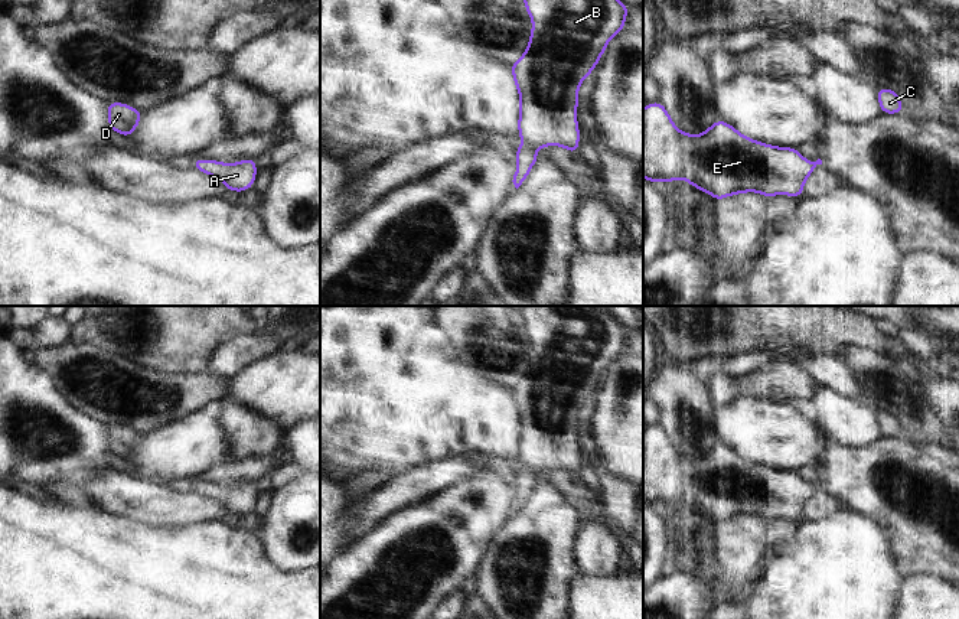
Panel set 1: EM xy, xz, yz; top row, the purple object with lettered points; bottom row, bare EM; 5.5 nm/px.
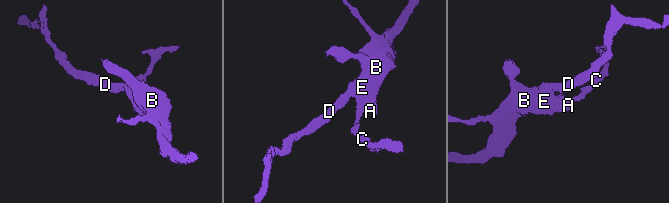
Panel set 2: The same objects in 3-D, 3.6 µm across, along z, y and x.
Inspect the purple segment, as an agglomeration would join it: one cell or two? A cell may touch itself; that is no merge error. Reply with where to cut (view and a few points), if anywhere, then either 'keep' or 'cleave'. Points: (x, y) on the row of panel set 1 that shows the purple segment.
no cut | keep

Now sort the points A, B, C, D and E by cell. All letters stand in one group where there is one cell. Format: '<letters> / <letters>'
A B C D E

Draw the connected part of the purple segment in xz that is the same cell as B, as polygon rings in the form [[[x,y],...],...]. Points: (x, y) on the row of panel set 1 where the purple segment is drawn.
[[[523,0],[523,6],[532,20],[529,43],[523,55],[511,63],[512,78],[519,94],[521,113],[518,117],[518,134],[522,144],[516,153],[516,173],[513,185],[518,189],[538,162],[536,150],[545,146],[560,146],[573,154],[578,153],[580,127],[577,121],[578,88],[584,78],[597,66],[607,43],[624,29],[629,6],[620,0]]]

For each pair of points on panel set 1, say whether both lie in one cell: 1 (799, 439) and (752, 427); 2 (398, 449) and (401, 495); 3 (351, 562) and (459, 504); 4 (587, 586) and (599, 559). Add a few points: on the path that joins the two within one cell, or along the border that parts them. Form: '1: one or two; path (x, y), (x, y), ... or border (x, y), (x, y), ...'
1: one; path (788, 439), (763, 432)
2: two; border (433, 463), (413, 466), (398, 475)
3: one; path (378, 551), (405, 531), (431, 523)
4: two; border (623, 563), (609, 574), (579, 573)

